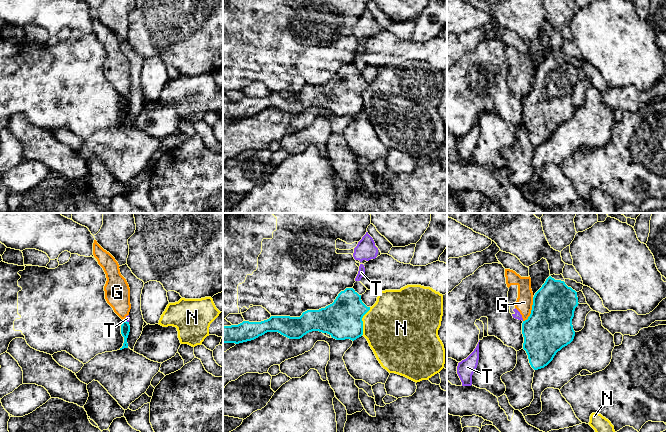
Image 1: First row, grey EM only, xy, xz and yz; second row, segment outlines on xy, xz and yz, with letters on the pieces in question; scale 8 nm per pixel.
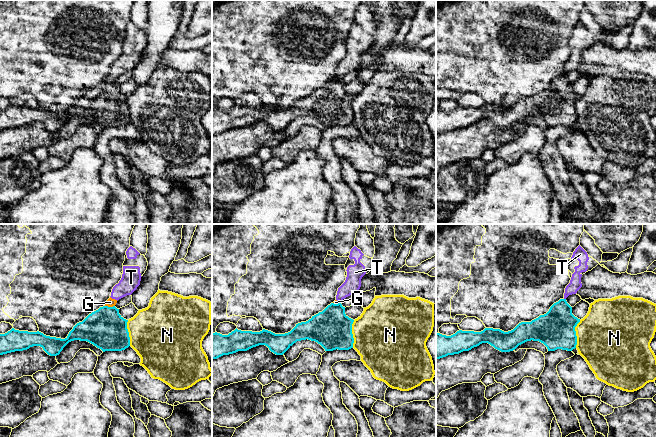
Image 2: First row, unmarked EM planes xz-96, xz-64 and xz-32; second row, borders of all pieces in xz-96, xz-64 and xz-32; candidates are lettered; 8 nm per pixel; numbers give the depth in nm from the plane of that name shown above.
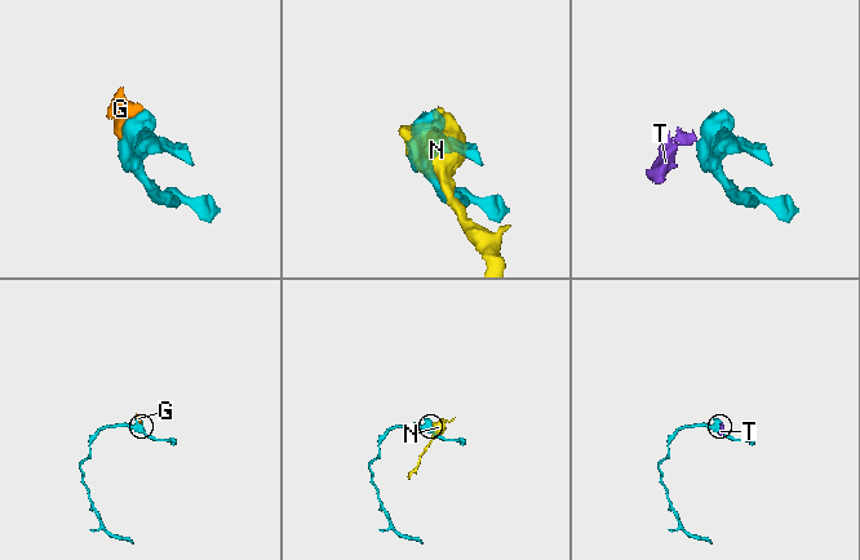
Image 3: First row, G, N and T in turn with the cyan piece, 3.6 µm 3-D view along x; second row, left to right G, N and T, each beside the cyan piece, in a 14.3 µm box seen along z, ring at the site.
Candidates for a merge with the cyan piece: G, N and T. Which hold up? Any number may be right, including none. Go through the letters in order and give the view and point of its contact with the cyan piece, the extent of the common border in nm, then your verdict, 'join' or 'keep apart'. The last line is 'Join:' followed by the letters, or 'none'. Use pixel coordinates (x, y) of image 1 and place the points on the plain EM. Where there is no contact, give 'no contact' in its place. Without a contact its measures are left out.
G: contact yz (531, 86); length 220 nm; keep apart
N: contact xz (362, 97); length 240 nm; keep apart
T: contact xy (126, 97); length 40 nm; keep apart
Join: none

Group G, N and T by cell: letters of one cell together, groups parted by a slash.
G T / N

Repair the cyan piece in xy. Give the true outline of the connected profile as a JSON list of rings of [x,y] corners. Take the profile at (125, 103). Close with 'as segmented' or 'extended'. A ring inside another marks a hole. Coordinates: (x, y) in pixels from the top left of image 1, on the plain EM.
[[[123,97],[121,101],[121,110],[124,113],[124,119],[123,119],[123,122],[120,124],[120,126],[124,124],[128,124],[127,114],[128,114],[129,108],[130,108],[129,98]]] | as segmented

